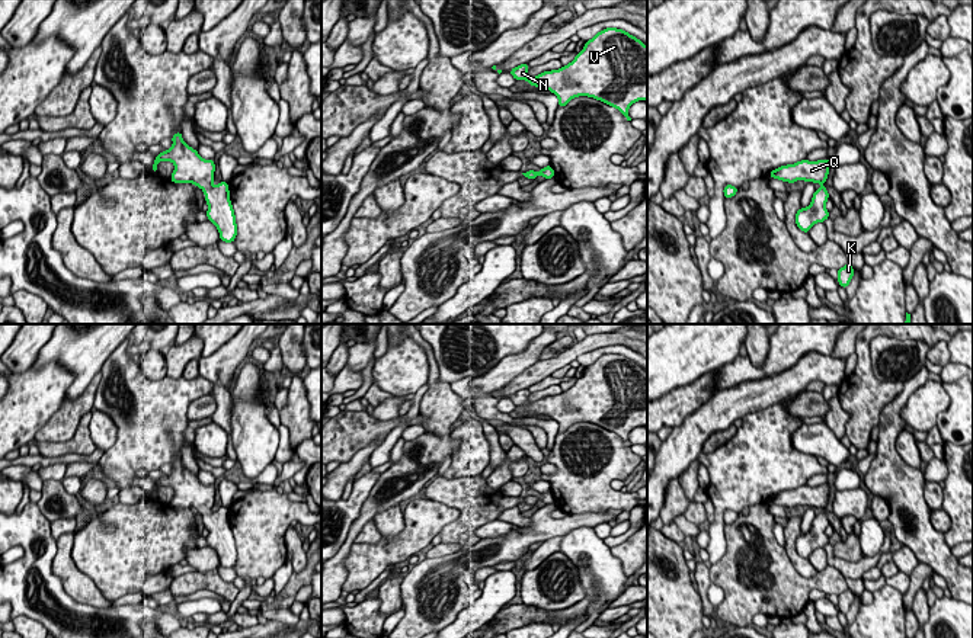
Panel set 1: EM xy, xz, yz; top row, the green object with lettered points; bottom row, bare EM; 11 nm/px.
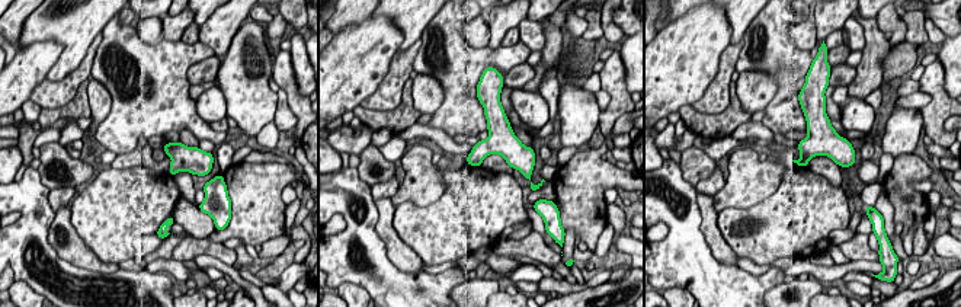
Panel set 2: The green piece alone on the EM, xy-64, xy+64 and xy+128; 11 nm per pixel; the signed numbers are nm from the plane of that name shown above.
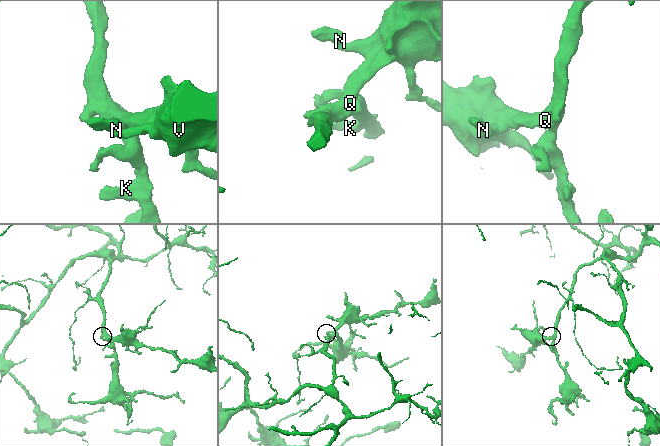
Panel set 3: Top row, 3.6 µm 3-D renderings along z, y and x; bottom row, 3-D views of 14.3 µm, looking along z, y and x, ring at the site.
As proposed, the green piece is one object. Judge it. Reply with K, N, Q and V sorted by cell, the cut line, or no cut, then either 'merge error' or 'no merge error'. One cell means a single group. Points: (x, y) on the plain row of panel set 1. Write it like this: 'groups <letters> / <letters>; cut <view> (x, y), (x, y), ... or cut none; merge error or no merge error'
groups K N Q V; cut none; no merge error

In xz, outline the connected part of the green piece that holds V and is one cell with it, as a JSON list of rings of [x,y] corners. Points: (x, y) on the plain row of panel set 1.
[[[602,355],[585,368],[583,376],[563,394],[544,397],[531,404],[528,395],[528,389],[521,389],[509,398],[516,407],[526,405],[529,411],[554,419],[558,423],[558,433],[566,432],[574,423],[588,421],[614,432],[627,446],[631,446],[628,433],[638,426],[647,427],[647,372],[622,355]]]

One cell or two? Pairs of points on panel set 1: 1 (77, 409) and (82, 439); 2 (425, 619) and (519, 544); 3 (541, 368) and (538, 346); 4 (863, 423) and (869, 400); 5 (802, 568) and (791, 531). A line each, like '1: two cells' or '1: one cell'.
1: two cells
2: one cell
3: two cells
4: one cell
5: one cell

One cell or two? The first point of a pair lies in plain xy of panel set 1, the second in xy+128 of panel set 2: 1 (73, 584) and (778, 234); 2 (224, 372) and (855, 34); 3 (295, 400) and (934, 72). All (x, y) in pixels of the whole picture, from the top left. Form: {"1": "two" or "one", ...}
{"1": "two", "2": "one", "3": "one"}

